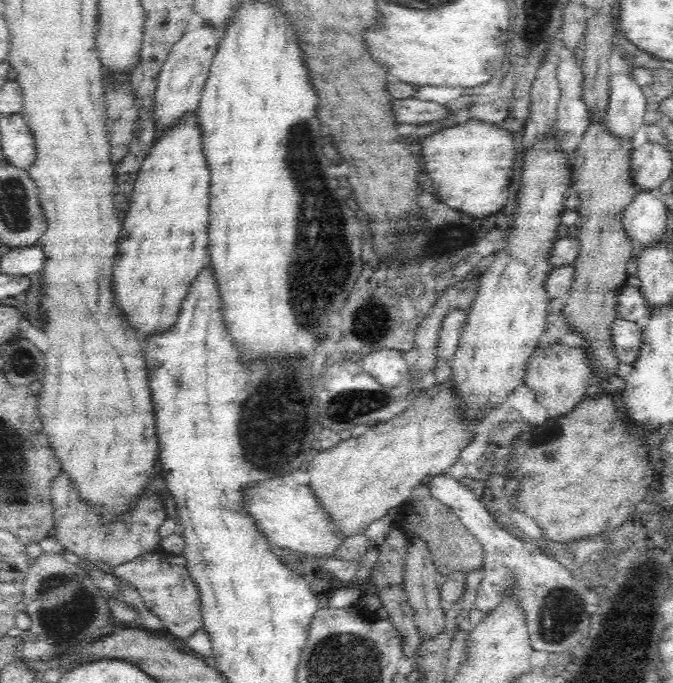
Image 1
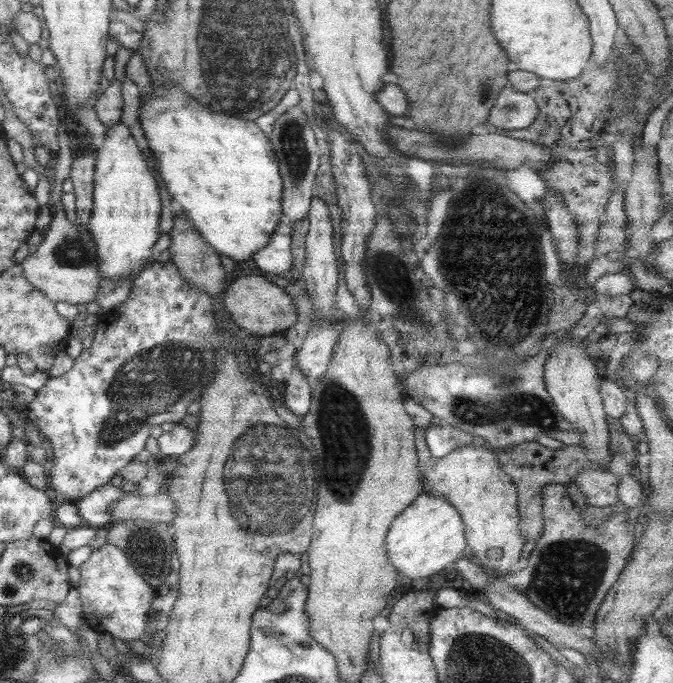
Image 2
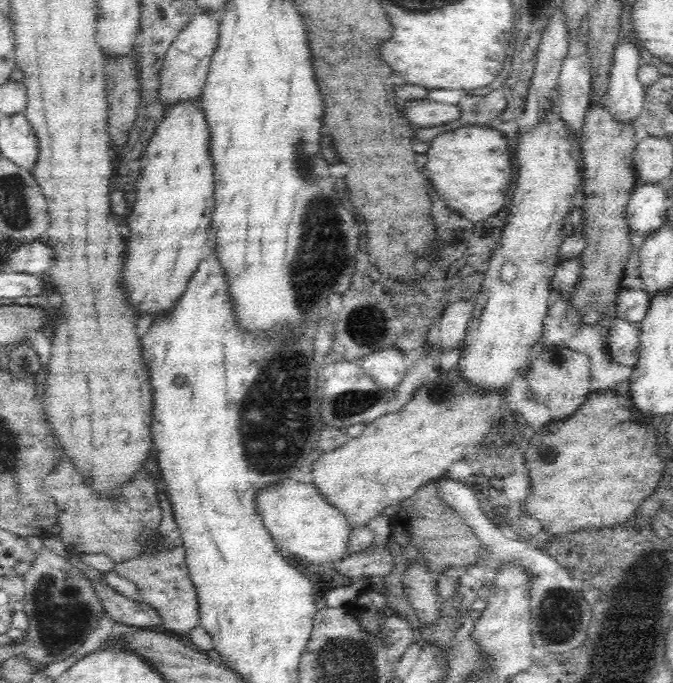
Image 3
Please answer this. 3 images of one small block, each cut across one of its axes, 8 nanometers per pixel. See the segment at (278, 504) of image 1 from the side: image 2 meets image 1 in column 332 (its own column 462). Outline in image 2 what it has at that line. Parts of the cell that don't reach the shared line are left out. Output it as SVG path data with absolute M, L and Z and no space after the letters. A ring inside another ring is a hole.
M422 492L408 505L408 508L400 512L392 521L385 538L385 549L389 563L396 568L401 579L411 581L416 580L416 578L428 578L432 574L444 570L448 564L456 562L467 549L464 525L460 513L443 497Z

